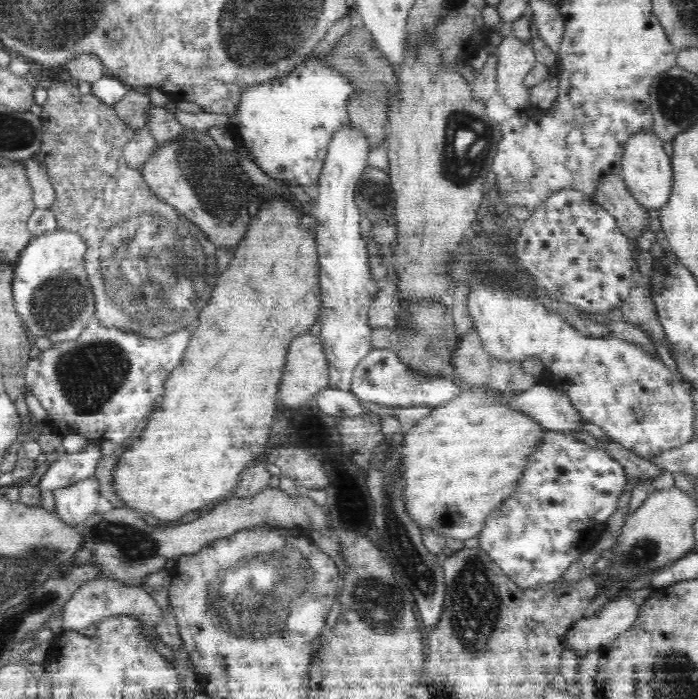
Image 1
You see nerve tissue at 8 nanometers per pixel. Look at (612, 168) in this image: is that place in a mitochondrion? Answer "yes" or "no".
no

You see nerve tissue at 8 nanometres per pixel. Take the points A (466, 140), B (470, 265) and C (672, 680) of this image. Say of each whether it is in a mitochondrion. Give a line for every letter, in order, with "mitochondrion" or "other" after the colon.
A: mitochondrion
B: mitochondrion
C: mitochondrion

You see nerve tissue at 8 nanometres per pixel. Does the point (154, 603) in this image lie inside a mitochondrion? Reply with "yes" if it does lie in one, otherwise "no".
no

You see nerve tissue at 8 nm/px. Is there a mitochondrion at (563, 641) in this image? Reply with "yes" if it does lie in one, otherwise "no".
no

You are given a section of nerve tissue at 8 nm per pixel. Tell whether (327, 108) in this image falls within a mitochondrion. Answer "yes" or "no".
no

